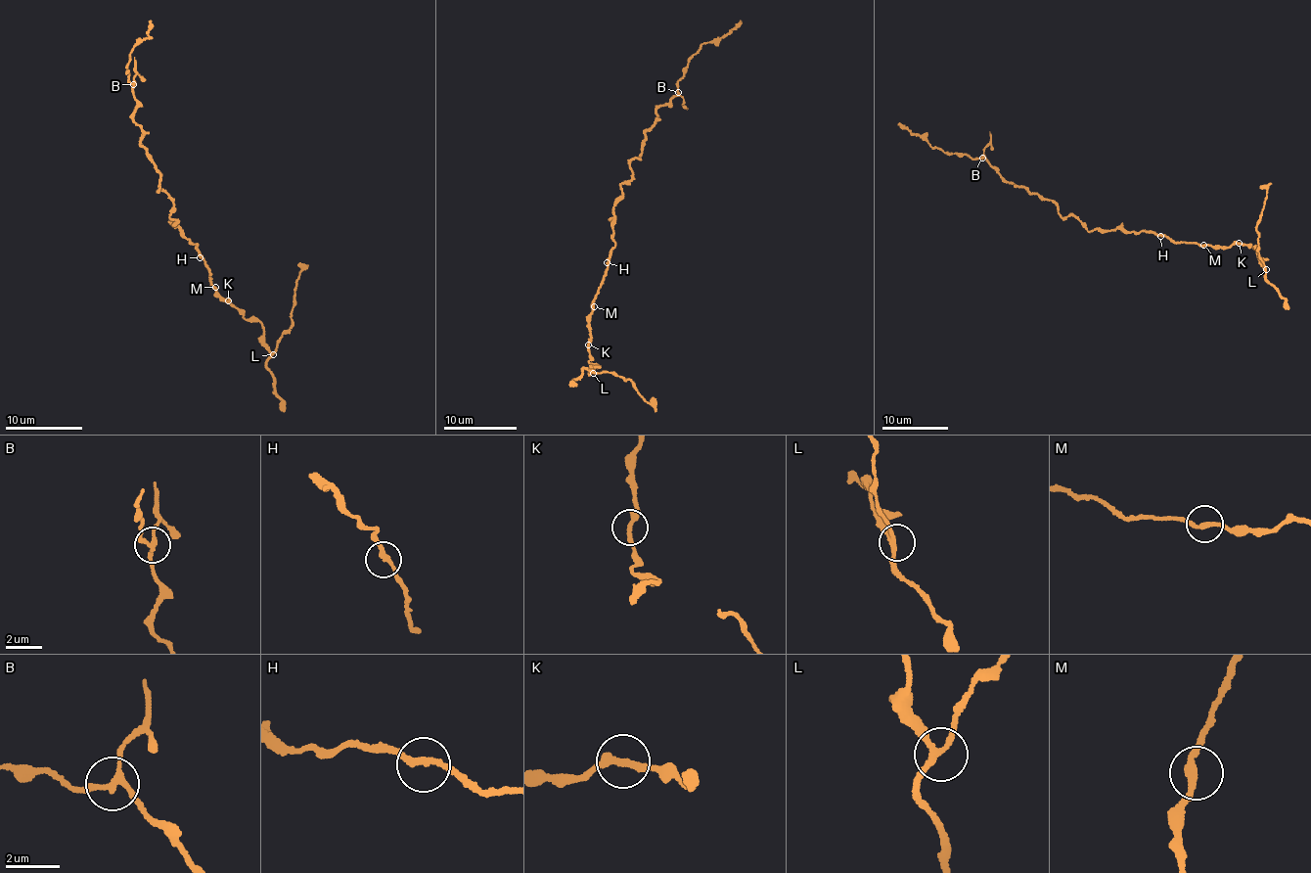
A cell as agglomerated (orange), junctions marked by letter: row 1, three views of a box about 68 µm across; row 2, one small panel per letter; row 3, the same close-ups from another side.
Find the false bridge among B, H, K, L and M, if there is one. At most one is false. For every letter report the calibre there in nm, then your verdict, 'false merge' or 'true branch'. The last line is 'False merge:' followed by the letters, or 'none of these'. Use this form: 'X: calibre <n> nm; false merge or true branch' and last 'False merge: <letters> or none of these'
B: calibre 200 nm; true branch
H: calibre 220 nm; true branch
K: calibre 280 nm; true branch
L: calibre 190 nm; true branch
M: calibre 240 nm; true branch
False merge: none of these

